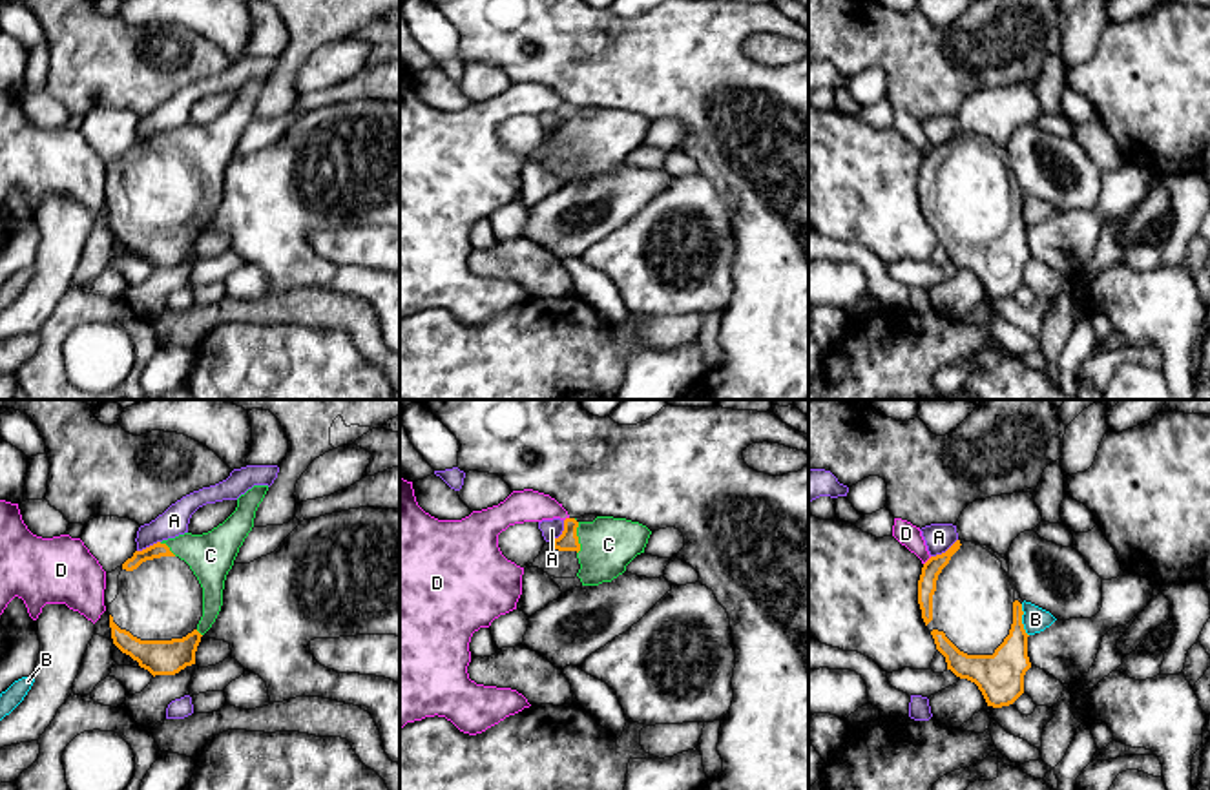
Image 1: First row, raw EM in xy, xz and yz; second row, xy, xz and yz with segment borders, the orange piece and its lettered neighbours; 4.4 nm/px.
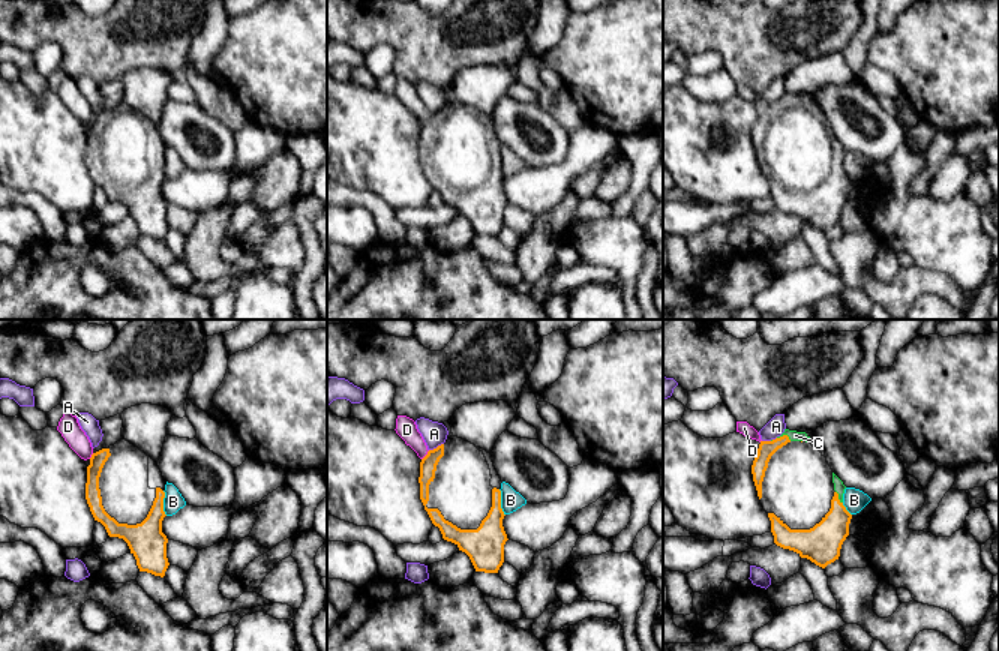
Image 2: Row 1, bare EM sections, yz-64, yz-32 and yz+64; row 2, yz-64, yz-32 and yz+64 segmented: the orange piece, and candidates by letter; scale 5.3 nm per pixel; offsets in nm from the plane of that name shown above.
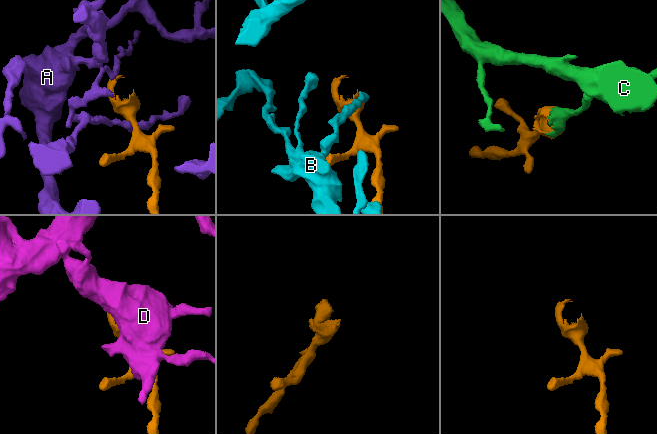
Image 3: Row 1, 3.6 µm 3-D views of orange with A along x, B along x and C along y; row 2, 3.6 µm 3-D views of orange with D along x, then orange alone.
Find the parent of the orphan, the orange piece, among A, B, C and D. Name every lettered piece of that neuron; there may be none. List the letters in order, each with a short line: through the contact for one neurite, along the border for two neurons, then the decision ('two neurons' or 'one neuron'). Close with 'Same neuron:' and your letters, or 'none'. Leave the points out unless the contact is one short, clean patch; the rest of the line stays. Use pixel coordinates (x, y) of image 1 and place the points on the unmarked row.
A: line yz (957, 130), (944, 143), (931, 148); two neurons
B: two neurons
C: one neuron
D: two neurons
Same neuron: C

